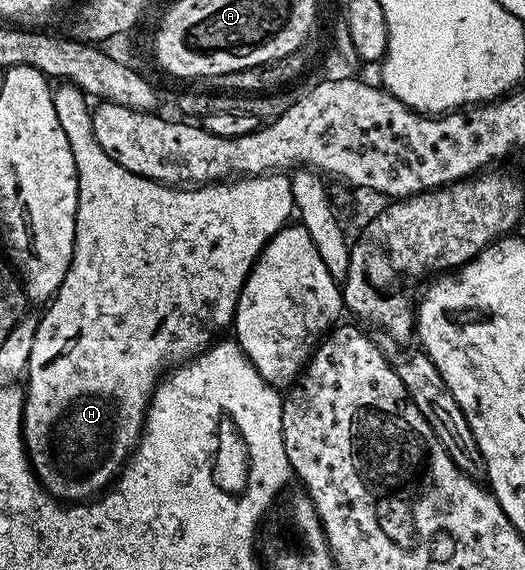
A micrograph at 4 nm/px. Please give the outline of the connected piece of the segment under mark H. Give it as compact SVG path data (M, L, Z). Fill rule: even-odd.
M61 83L58 86L53 89L55 115L59 115L59 127L63 127L63 135L67 135L67 143L71 147L71 155L77 168L77 238L73 244L73 261L69 265L67 275L56 297L48 302L46 309L49 310L43 315L40 314L37 323L35 344L31 346L31 359L27 370L29 389L27 388L25 399L23 428L25 450L29 453L29 463L33 466L37 480L41 482L41 488L62 503L85 503L106 492L124 469L126 461L132 457L134 449L141 441L141 433L145 429L145 414L149 412L149 401L157 390L159 378L174 367L193 360L198 353L205 352L214 344L218 336L216 333L220 329L228 330L232 326L241 288L249 278L257 256L264 251L265 244L279 230L285 228L295 210L291 180L279 173L249 175L244 179L229 179L224 183L201 183L196 187L174 187L160 185L158 181L127 171L122 165L115 163L115 159L105 153L103 147L99 147L93 134L92 116L81 117L81 113L88 114L91 109L86 94L72 83Z

